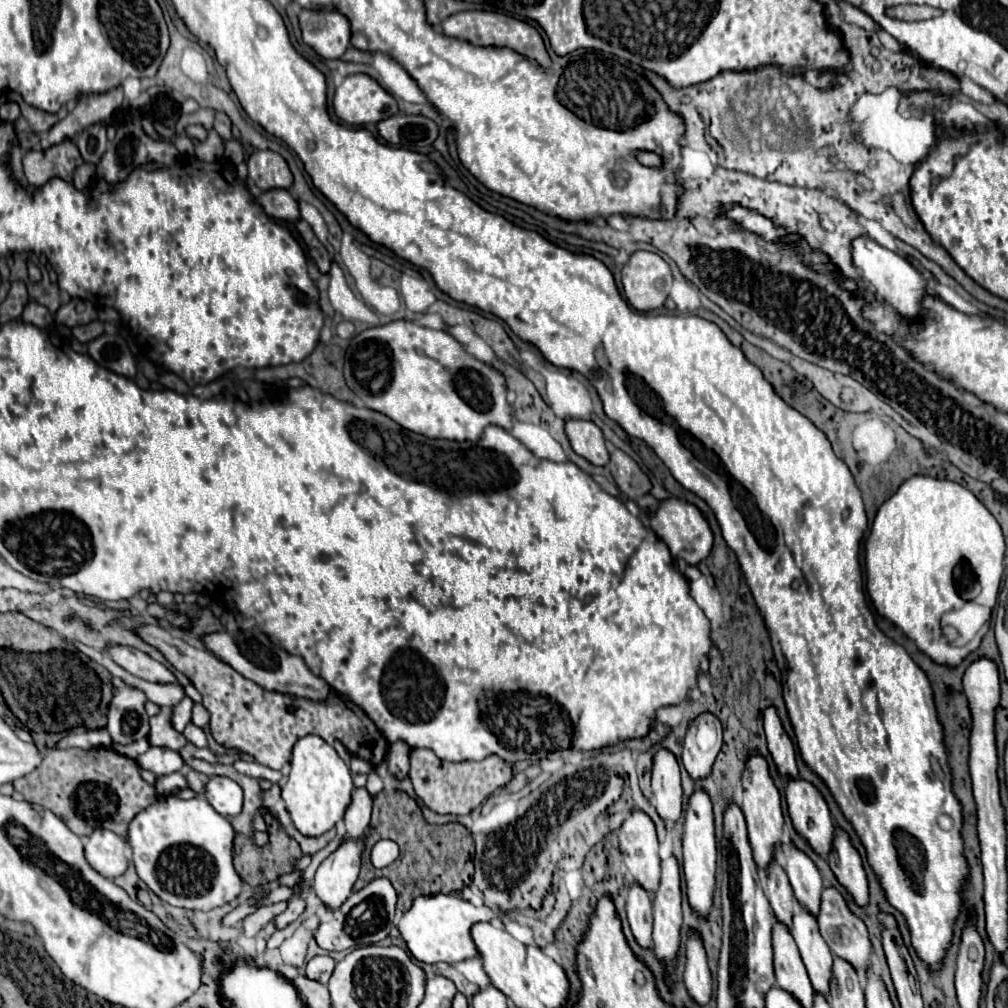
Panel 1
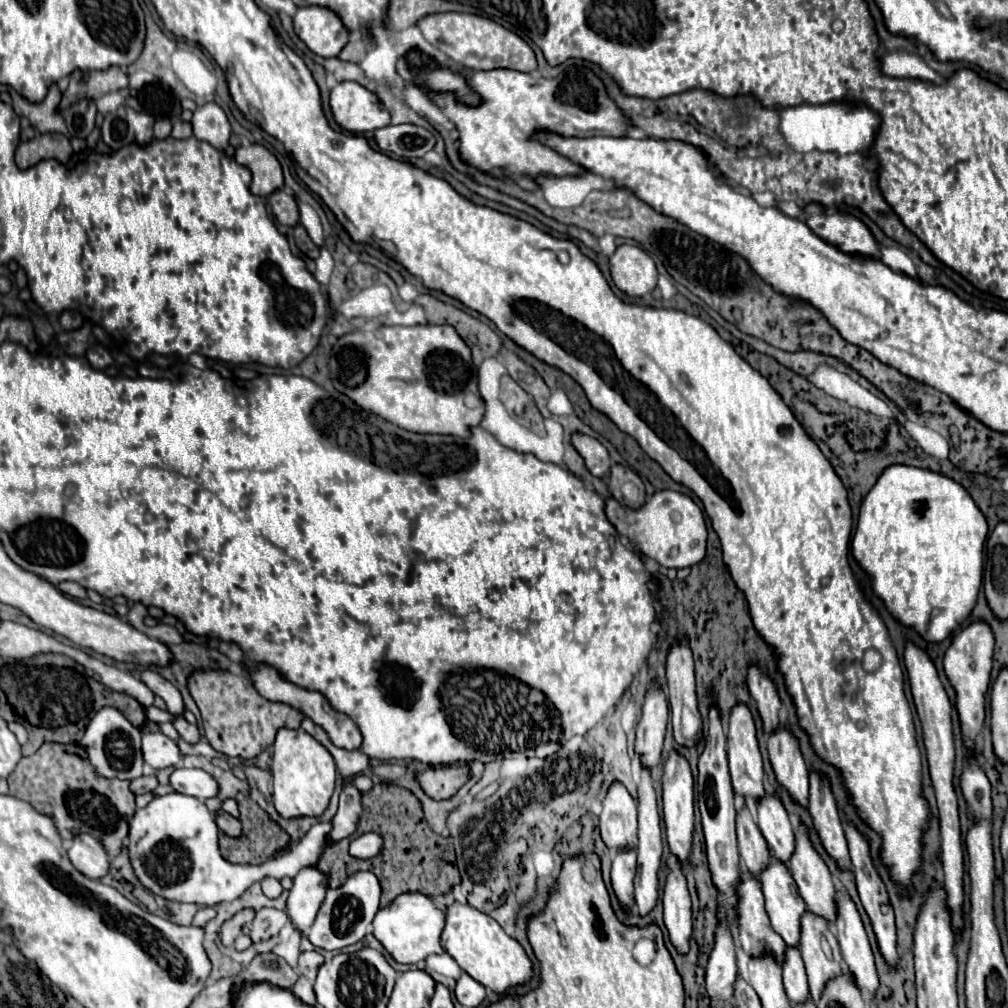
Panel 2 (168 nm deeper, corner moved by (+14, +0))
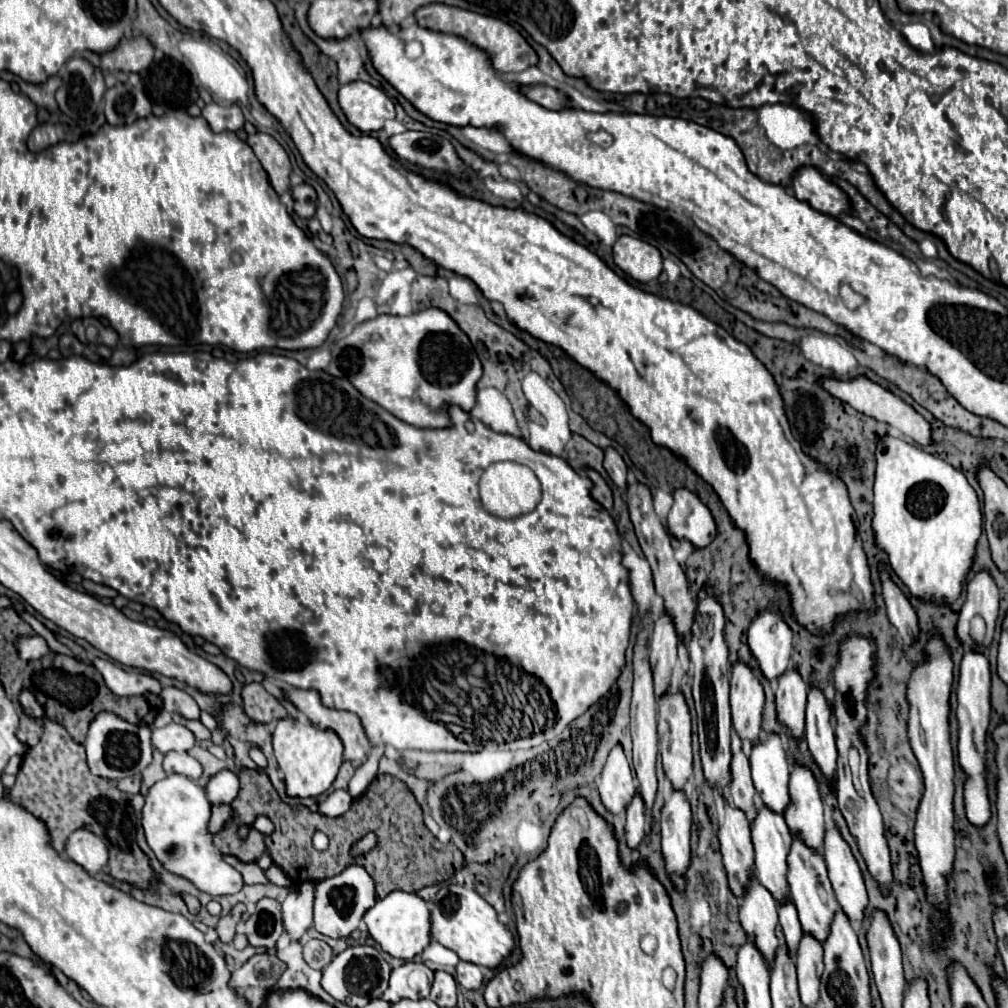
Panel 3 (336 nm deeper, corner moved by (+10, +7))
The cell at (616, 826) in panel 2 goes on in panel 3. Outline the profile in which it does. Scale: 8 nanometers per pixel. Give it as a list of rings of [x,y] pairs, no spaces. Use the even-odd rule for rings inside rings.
[[[617,745],[605,763],[605,769],[599,777],[599,795],[605,809],[613,815],[623,813],[629,807],[629,801],[635,793],[635,779],[631,775],[629,763],[623,755],[621,745]]]

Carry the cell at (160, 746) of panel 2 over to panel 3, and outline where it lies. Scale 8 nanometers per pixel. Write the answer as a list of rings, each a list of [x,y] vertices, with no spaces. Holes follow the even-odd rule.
[[[169,723],[161,729],[153,727],[151,729],[151,741],[153,741],[153,747],[161,753],[169,753],[169,751],[185,753],[195,745],[193,733],[187,727],[177,725],[177,723]]]

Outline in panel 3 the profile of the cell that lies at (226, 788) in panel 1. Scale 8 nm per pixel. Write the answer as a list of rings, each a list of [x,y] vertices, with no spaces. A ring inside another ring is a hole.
[[[167,753],[165,755],[165,761],[163,761],[163,767],[165,767],[165,773],[177,773],[177,775],[183,775],[183,777],[189,777],[189,779],[199,779],[203,775],[203,767],[197,759],[189,757],[187,753]]]

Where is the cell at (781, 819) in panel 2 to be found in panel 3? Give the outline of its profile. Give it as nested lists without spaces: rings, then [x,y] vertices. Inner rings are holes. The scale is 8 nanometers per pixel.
[[[769,735],[765,743],[753,745],[751,777],[765,807],[783,815],[789,807],[789,767],[779,735]]]

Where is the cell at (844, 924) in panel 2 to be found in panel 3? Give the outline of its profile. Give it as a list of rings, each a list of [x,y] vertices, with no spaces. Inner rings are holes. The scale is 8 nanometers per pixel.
[[[835,827],[827,829],[823,859],[841,911],[849,917],[851,923],[861,923],[867,907],[867,891],[863,885],[863,875],[849,845],[841,839]]]

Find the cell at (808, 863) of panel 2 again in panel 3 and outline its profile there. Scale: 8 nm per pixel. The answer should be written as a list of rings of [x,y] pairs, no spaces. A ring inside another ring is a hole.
[[[795,767],[789,781],[789,793],[791,805],[785,811],[785,821],[791,829],[791,835],[799,841],[805,841],[809,849],[819,853],[825,843],[825,819],[813,773],[805,767]]]

